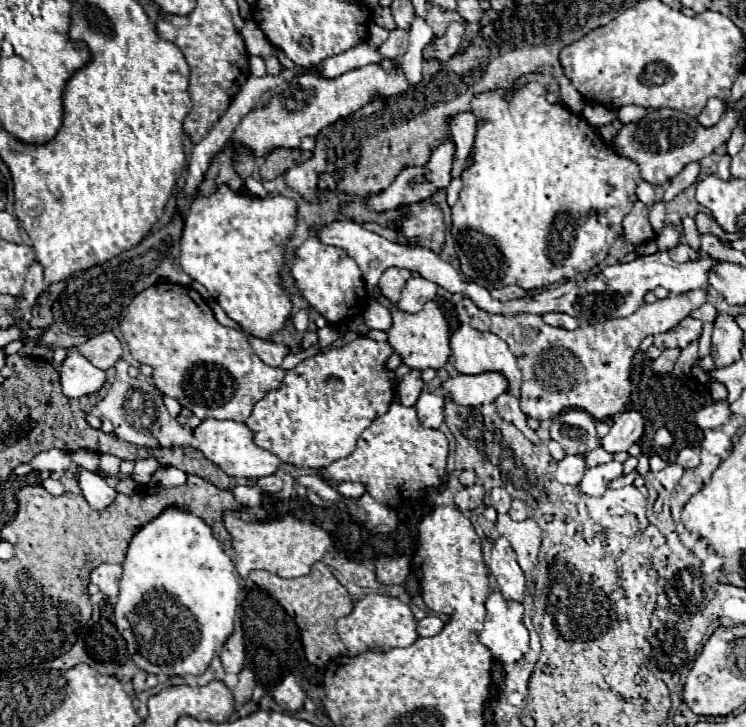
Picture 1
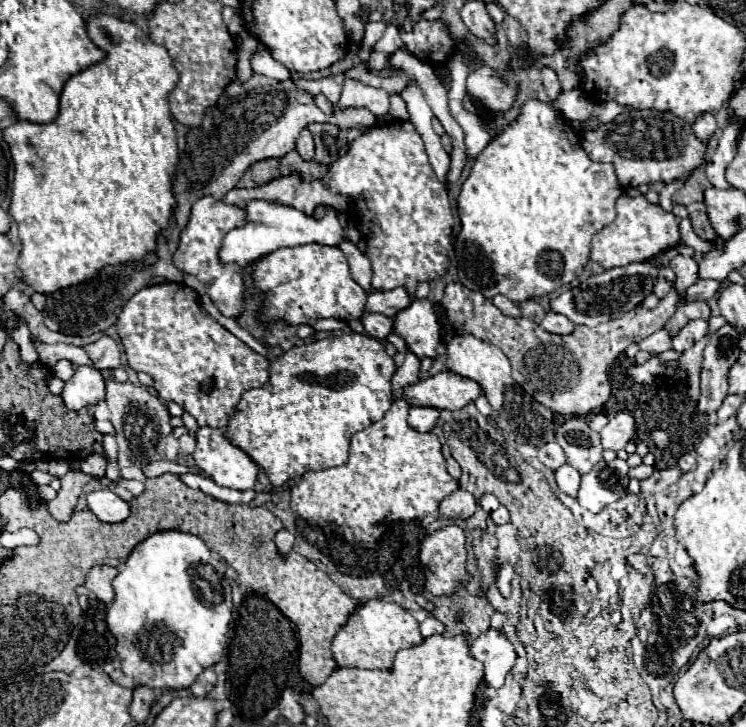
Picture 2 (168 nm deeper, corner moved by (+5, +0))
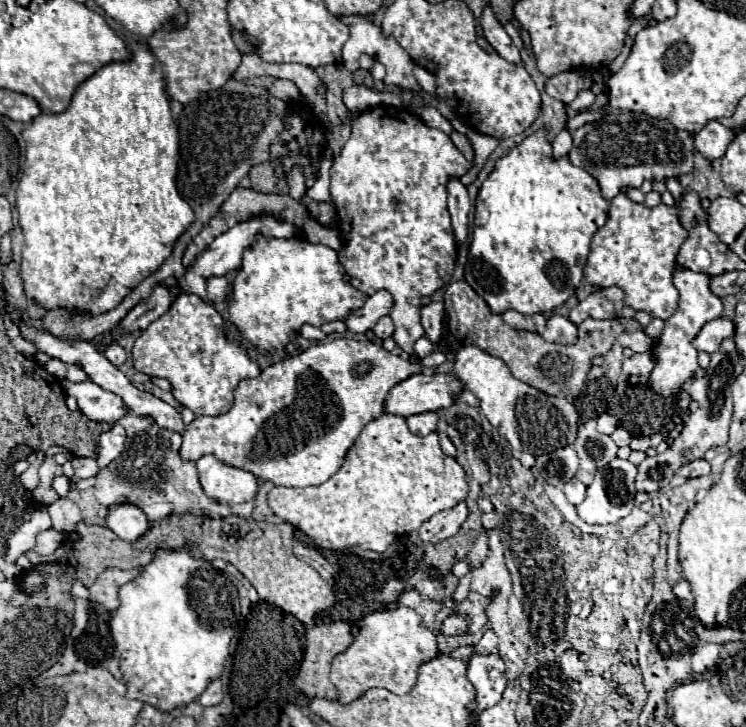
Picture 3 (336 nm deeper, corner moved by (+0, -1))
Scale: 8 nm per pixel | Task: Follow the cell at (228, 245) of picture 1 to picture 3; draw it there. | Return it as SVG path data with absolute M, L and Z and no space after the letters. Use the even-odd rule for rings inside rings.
M224 276L222 278L208 278L206 292L208 292L210 302L222 302L228 294L228 286L230 286L230 282Z

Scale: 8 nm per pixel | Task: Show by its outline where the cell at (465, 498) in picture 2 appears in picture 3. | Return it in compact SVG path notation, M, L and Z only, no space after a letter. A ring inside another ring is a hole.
M460 502L454 508L442 510L442 512L434 514L430 520L426 520L418 530L418 538L422 542L438 544L438 542L454 536L466 518L468 518L468 508L464 502Z

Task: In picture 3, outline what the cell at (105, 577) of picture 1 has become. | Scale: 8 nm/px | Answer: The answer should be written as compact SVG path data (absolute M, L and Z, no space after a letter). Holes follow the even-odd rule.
M118 568L104 570L92 584L92 600L96 604L96 610L98 612L114 612L120 606L118 588L130 580L134 580L132 572L124 572Z

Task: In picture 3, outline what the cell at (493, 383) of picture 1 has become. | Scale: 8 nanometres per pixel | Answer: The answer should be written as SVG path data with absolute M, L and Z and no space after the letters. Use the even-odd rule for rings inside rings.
M420 372L398 382L384 400L384 412L394 416L412 416L428 410L448 408L462 392L462 382L440 372Z

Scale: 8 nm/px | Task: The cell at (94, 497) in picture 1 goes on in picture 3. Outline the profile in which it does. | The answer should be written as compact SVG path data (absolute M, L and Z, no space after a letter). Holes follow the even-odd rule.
M126 502L112 506L108 510L106 524L118 538L122 538L126 542L134 542L134 540L142 538L150 528L146 514L138 506L126 504Z

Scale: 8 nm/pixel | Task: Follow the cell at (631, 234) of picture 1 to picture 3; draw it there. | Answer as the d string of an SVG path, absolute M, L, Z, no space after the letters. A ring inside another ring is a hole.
M618 194L610 202L606 224L592 238L584 280L598 288L618 286L626 296L624 306L644 310L652 318L668 320L678 308L678 292L672 284L672 276L678 250L686 236L688 234L678 220L678 208L666 204L648 208L632 202L626 194Z

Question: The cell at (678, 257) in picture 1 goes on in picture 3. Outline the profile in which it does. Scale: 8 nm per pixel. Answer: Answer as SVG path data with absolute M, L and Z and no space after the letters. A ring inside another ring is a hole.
M680 268L674 274L674 286L680 294L678 310L672 318L664 322L664 332L658 338L652 354L656 358L656 366L648 376L648 388L660 396L674 396L682 390L682 384L690 378L696 378L698 366L698 350L692 346L692 340L698 336L702 326L714 318L722 316L722 300L714 296L710 290L710 278L702 272L692 272L688 268Z

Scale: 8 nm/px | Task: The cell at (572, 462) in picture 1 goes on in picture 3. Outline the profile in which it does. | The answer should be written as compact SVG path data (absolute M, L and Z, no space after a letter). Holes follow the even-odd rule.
M572 478L570 482L566 482L566 486L564 486L564 494L566 494L566 498L568 498L568 502L572 502L572 504L582 504L584 502L584 498L586 498L586 486L578 480L578 478Z

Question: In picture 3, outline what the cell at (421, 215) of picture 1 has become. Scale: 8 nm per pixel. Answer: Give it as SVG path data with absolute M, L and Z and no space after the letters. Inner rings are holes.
M384 104L356 116L352 134L330 168L330 196L344 242L338 250L338 260L344 266L346 282L364 294L374 294L378 290L388 290L392 294L394 304L390 318L396 328L392 338L406 352L412 352L414 342L424 336L420 324L422 296L432 296L452 278L456 242L452 236L450 214L446 210L446 184L450 176L464 176L470 168L472 164L452 144L448 134L426 126L406 108Z

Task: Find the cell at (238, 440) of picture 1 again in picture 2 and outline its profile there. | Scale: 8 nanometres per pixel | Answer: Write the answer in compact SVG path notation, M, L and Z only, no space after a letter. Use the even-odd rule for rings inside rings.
M201 427L197 431L197 449L193 451L193 459L195 459L197 467L203 469L217 485L223 485L229 489L239 489L239 491L253 489L261 467L257 467L257 463L253 463L253 459L249 459L249 455L245 455L245 451L241 451L241 447L233 445L225 431L227 429Z

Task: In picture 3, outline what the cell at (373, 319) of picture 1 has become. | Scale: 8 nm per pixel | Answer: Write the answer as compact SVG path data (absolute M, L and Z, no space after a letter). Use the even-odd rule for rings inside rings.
M382 316L378 322L376 322L376 326L372 328L374 330L374 334L378 336L378 338L388 338L388 336L392 336L392 332L394 332L394 324L392 324L392 320L390 320L390 316Z

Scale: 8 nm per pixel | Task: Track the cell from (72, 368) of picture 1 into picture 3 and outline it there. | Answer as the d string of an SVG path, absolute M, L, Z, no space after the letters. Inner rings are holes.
M62 382L62 388L68 396L74 396L78 400L80 410L96 422L108 422L114 424L118 422L122 416L126 416L128 408L122 402L120 396L100 388L94 382L80 382L80 384L70 384L70 382Z

